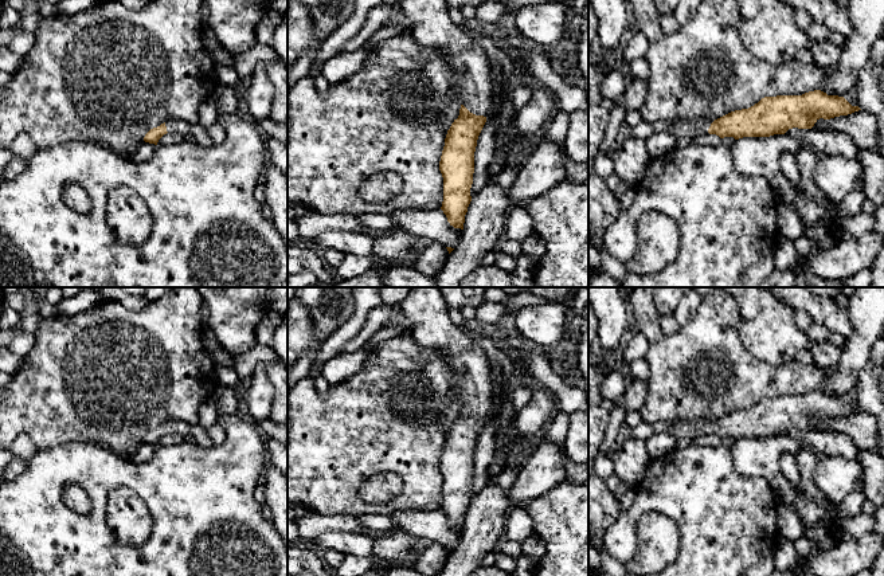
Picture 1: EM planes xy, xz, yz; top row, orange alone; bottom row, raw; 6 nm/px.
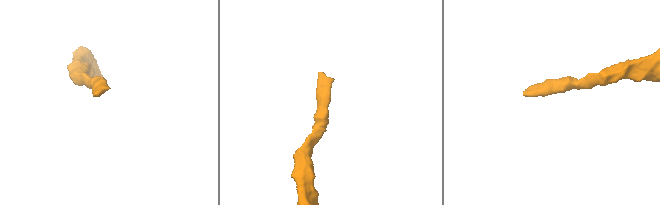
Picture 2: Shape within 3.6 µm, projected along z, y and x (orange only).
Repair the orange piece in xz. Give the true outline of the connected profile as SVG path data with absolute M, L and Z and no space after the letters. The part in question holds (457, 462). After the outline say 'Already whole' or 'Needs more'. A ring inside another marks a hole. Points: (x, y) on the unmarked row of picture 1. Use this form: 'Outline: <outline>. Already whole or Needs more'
Outline: M411 287L400 306L416 344L443 352L459 379L457 392L462 405L447 431L439 471L443 478L441 510L450 526L463 530L472 502L477 440L493 408L490 367L482 346L450 320L438 287Z. Needs more

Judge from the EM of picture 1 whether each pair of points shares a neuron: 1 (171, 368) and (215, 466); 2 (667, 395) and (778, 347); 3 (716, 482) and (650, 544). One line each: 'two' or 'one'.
1: two
2: two
3: two

